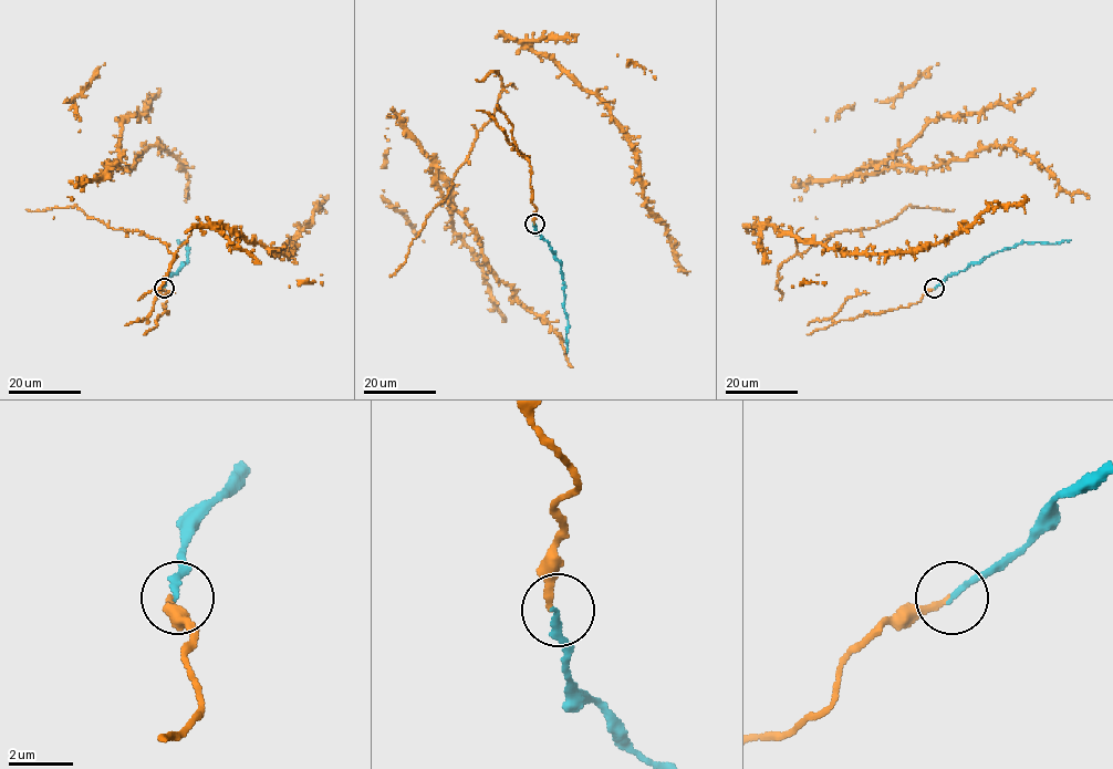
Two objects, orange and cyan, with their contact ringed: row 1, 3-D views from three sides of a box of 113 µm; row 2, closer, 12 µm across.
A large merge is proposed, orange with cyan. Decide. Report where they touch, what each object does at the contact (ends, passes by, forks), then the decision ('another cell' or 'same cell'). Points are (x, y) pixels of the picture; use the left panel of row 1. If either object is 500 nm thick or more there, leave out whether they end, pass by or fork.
(164, 288) | orange ends | cyan ends | same cell

